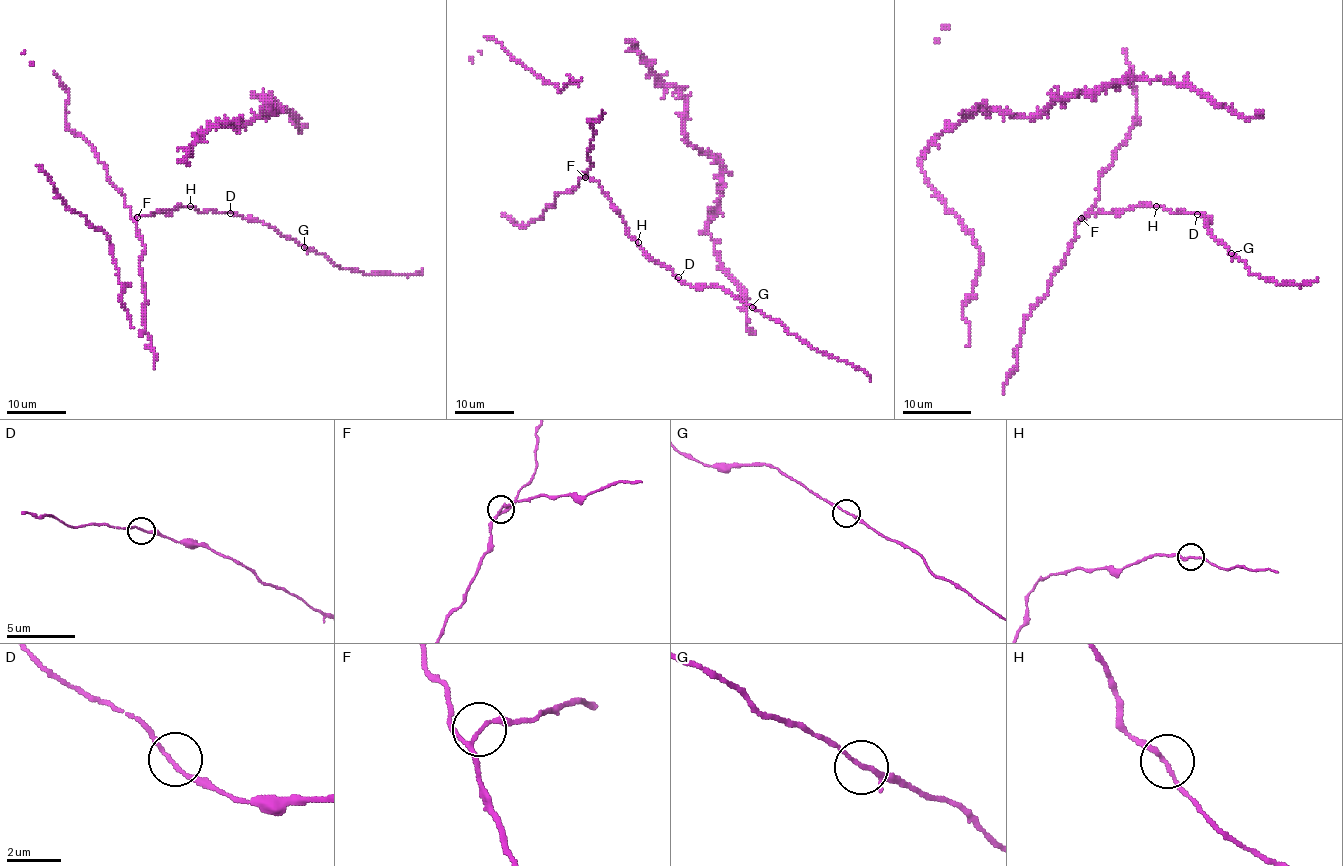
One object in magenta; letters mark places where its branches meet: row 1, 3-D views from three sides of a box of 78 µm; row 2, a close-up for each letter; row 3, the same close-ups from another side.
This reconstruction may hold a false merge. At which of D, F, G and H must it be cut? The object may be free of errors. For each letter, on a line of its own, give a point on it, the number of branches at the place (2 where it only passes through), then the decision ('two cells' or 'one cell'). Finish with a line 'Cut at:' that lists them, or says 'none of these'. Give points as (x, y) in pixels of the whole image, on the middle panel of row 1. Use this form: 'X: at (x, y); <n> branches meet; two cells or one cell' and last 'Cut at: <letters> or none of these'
D: at (678, 277); 2 branches meet; one cell
F: at (585, 177); 3 branches meet; one cell
G: at (752, 307); 3 branches meet; one cell
H: at (638, 242); 2 branches meet; one cell
Cut at: none of these

